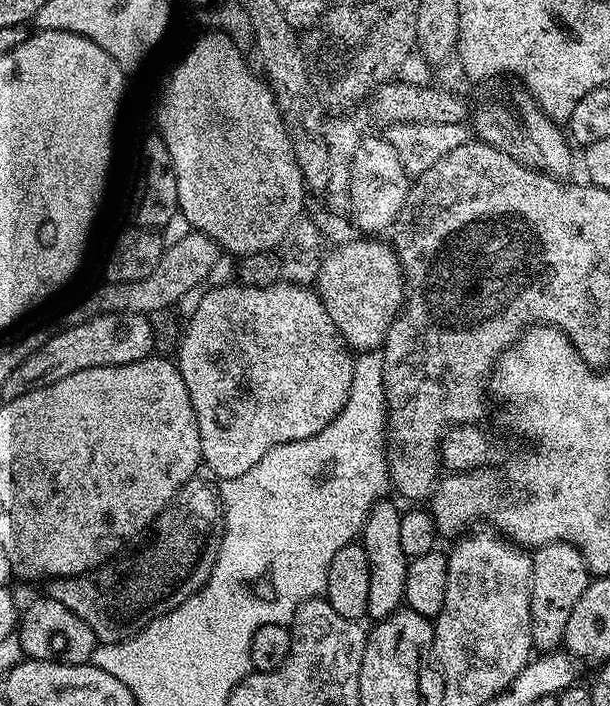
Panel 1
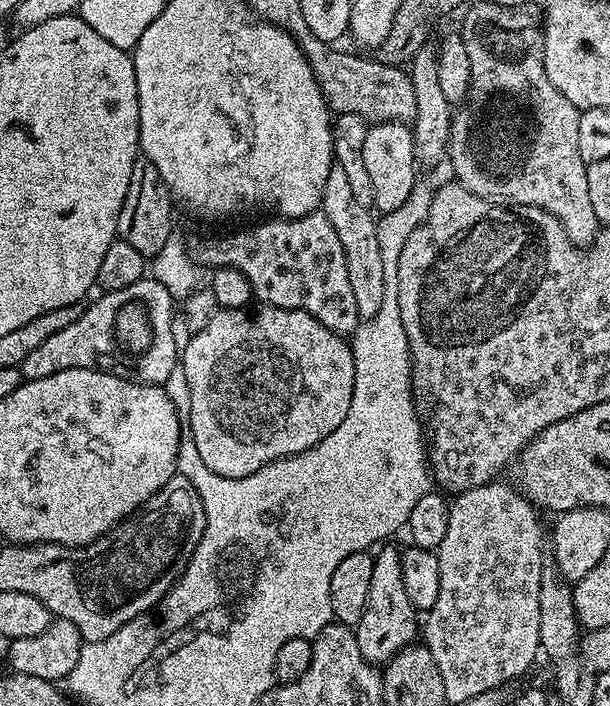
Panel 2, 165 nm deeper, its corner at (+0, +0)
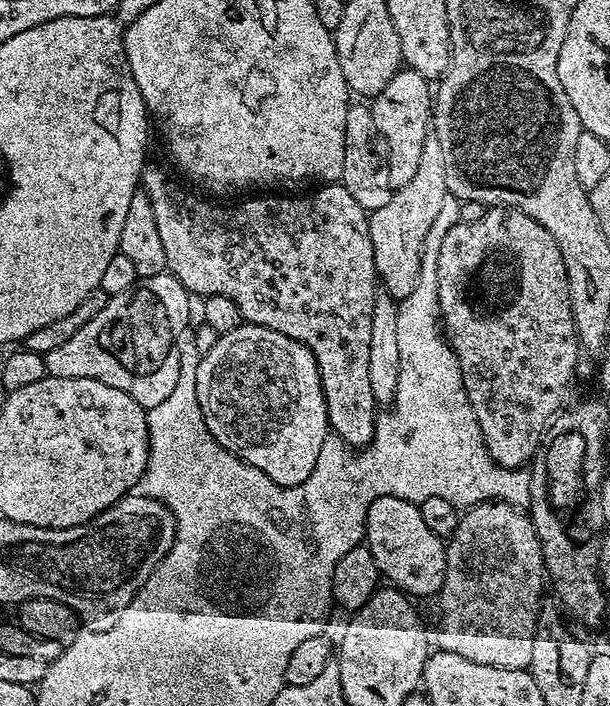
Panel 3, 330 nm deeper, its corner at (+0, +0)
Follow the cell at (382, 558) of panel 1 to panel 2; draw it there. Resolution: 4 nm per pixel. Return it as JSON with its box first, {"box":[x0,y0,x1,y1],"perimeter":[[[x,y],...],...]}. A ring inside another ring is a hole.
{"box":[354,548,418,666],"perimeter":[[[383,548],[372,557],[374,570],[370,577],[366,610],[362,610],[362,618],[354,625],[358,650],[362,650],[362,658],[366,658],[373,666],[387,664],[402,649],[409,647],[418,636],[418,613],[413,608],[410,598],[406,598],[406,586],[402,582],[401,549]]]}

